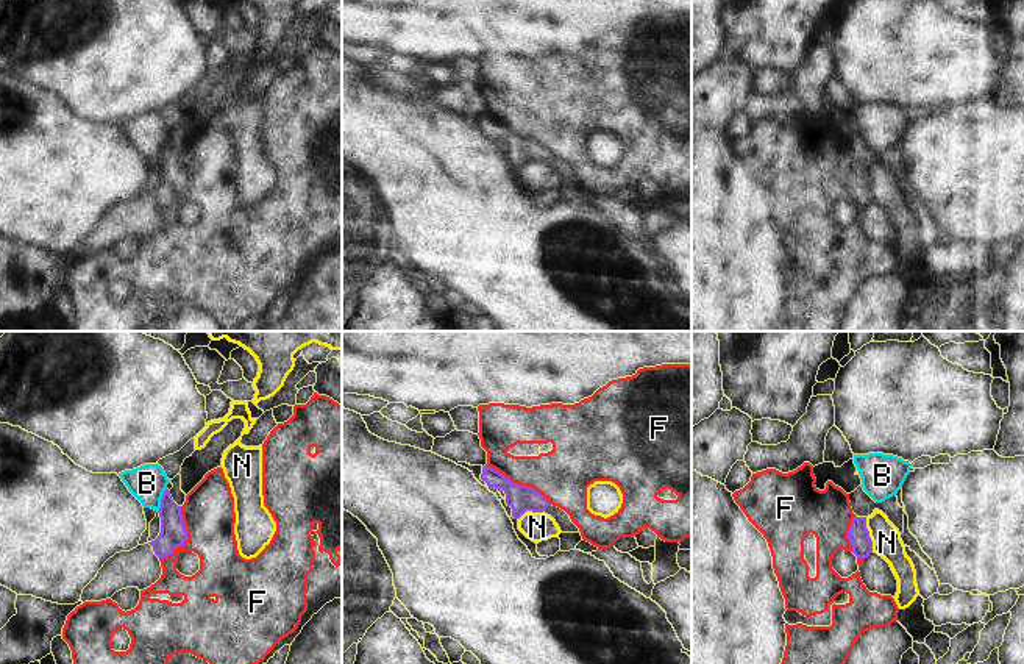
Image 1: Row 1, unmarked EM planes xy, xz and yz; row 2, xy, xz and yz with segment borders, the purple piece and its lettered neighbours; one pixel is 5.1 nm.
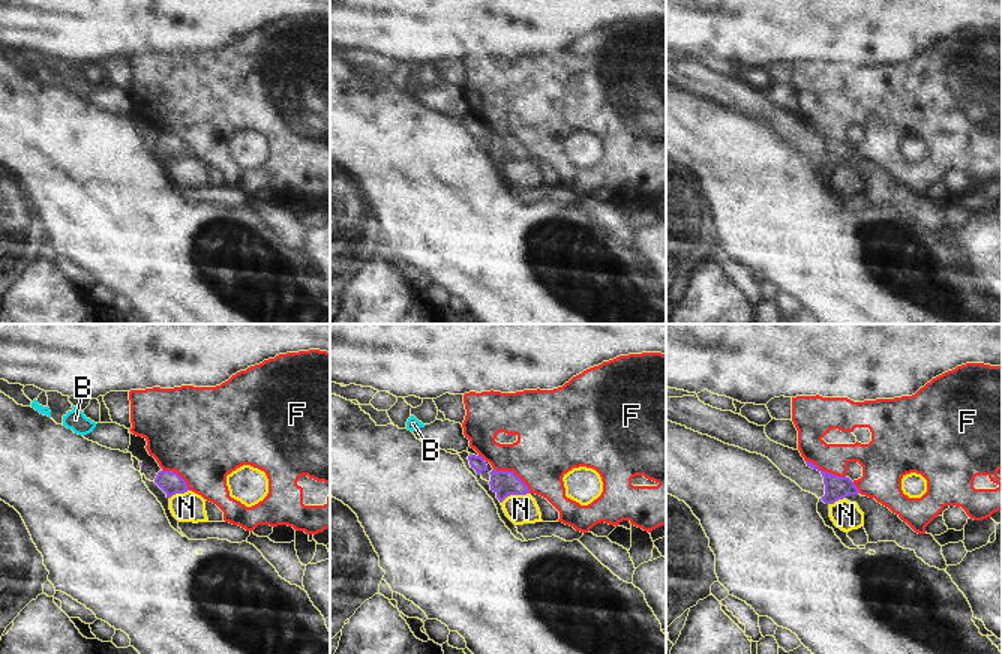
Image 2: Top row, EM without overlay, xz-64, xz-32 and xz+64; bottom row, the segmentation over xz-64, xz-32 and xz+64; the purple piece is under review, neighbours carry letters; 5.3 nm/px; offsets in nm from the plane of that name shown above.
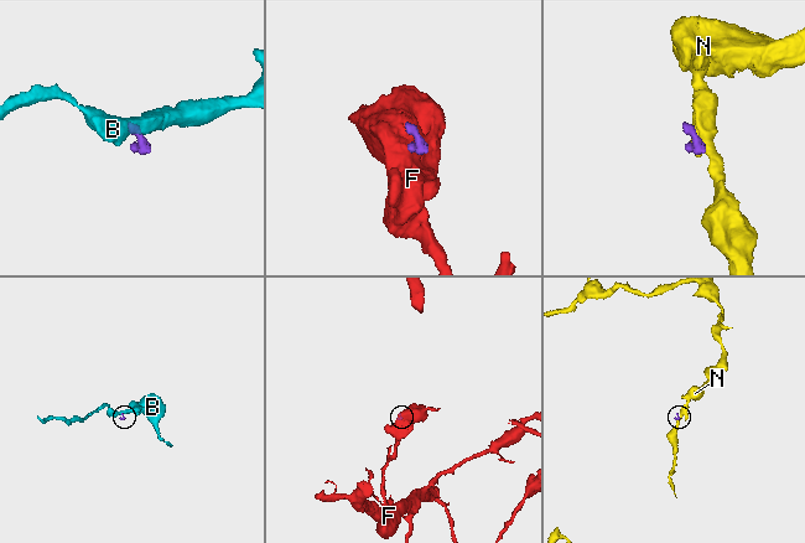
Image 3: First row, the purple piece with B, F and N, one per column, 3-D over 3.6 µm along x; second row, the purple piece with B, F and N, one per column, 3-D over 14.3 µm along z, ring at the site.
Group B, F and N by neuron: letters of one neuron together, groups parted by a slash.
B / F / N

